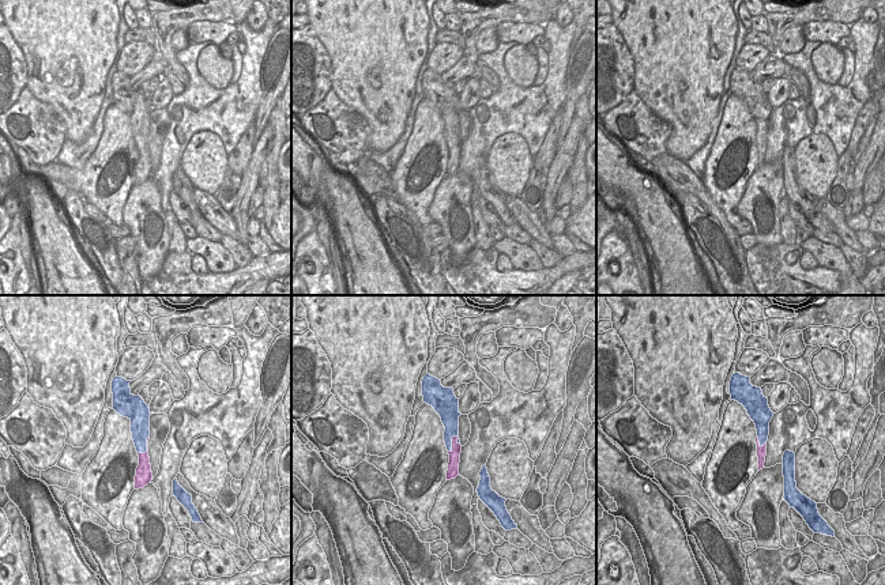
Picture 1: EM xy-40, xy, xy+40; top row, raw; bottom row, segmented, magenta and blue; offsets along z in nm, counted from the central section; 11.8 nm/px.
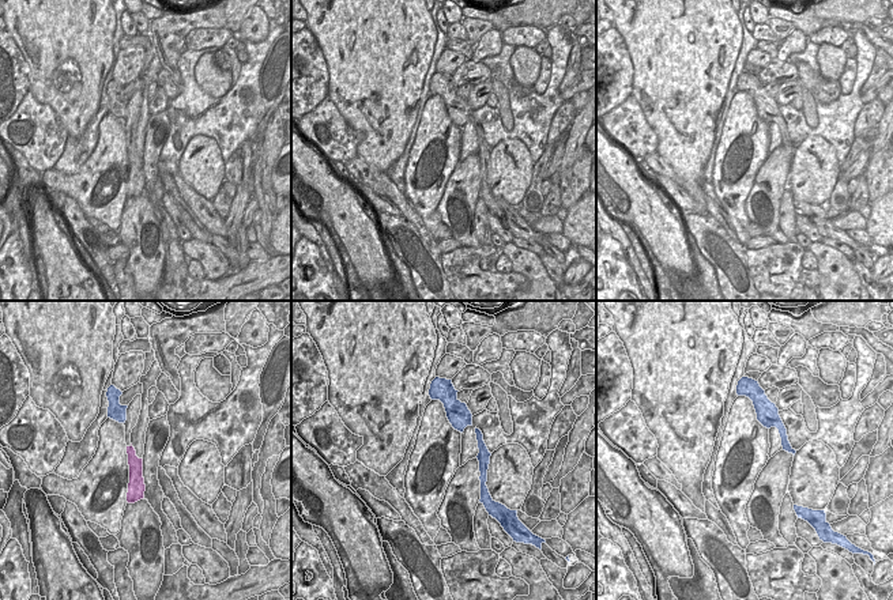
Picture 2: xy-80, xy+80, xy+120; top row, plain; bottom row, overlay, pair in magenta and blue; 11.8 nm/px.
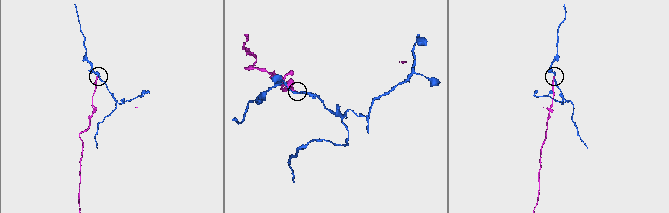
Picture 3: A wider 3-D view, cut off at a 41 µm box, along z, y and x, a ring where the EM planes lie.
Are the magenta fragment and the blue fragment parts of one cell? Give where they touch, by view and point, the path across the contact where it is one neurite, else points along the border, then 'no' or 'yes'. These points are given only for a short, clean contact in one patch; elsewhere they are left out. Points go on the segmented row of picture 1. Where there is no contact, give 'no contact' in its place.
meets magenta in xy at (452, 442); border along xy (458, 436), (452, 438), (448, 452); no

